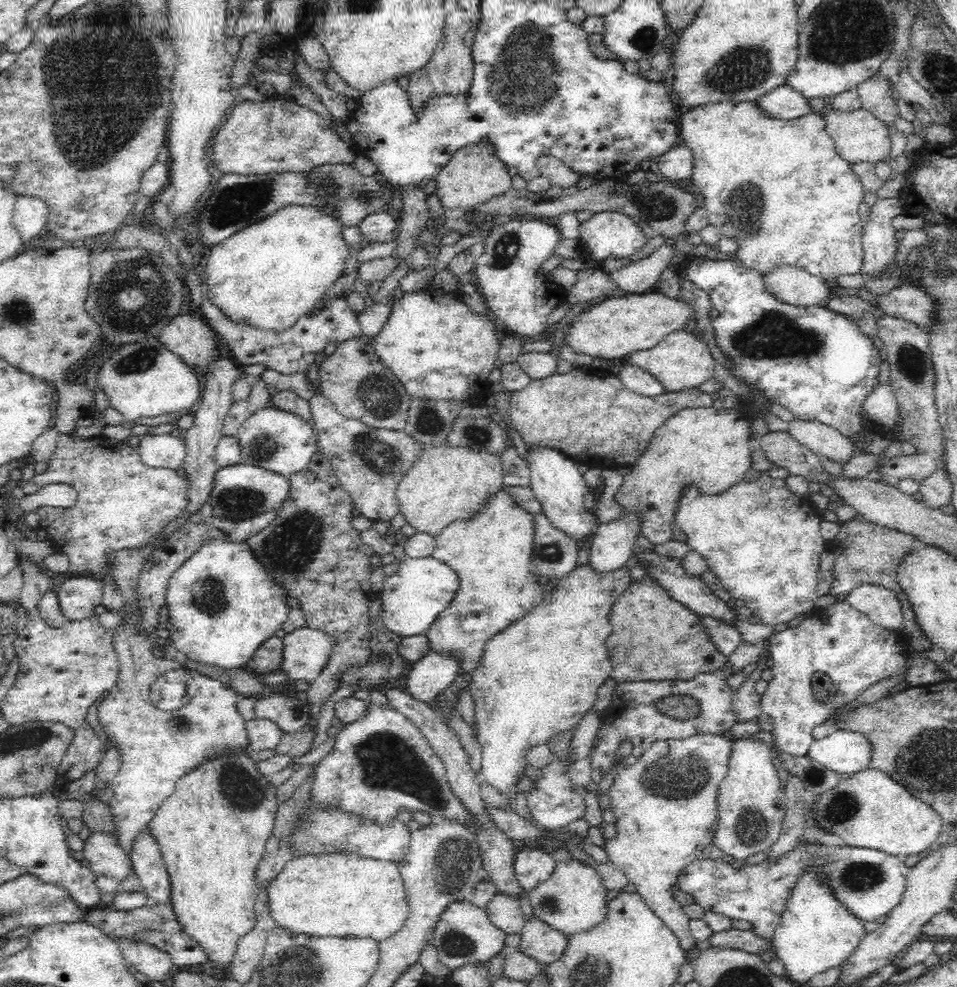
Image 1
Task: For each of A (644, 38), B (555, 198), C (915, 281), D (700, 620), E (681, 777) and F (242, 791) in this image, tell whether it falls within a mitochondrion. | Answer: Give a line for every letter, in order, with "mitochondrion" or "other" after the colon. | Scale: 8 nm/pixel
A: mitochondrion
B: mitochondrion
C: other
D: other
E: mitochondrion
F: mitochondrion

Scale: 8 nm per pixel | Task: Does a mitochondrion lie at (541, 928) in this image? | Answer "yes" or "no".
no

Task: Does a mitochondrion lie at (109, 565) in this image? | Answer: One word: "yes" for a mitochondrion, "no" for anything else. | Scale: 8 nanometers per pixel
no

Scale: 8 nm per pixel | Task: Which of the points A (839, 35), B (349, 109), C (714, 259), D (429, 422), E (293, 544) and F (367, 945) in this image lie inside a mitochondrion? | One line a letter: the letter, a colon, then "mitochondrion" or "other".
A: mitochondrion
B: other
C: other
D: mitochondrion
E: mitochondrion
F: other

